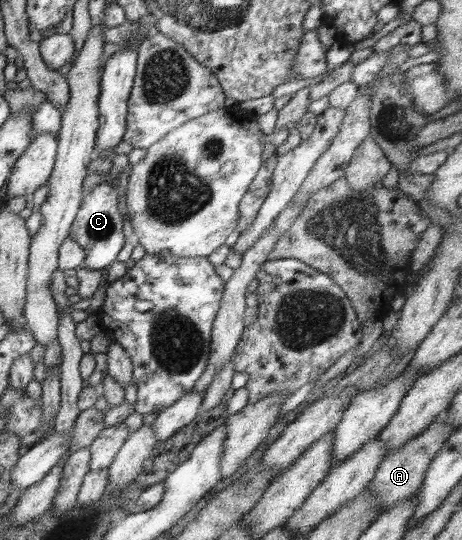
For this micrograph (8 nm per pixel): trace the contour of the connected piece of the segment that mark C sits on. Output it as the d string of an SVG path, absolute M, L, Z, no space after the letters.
M101 183L91 191L85 192L80 210L72 223L70 239L76 242L85 253L84 268L102 270L114 262L125 245L126 238L122 228L122 214L118 211L118 189L107 183Z

